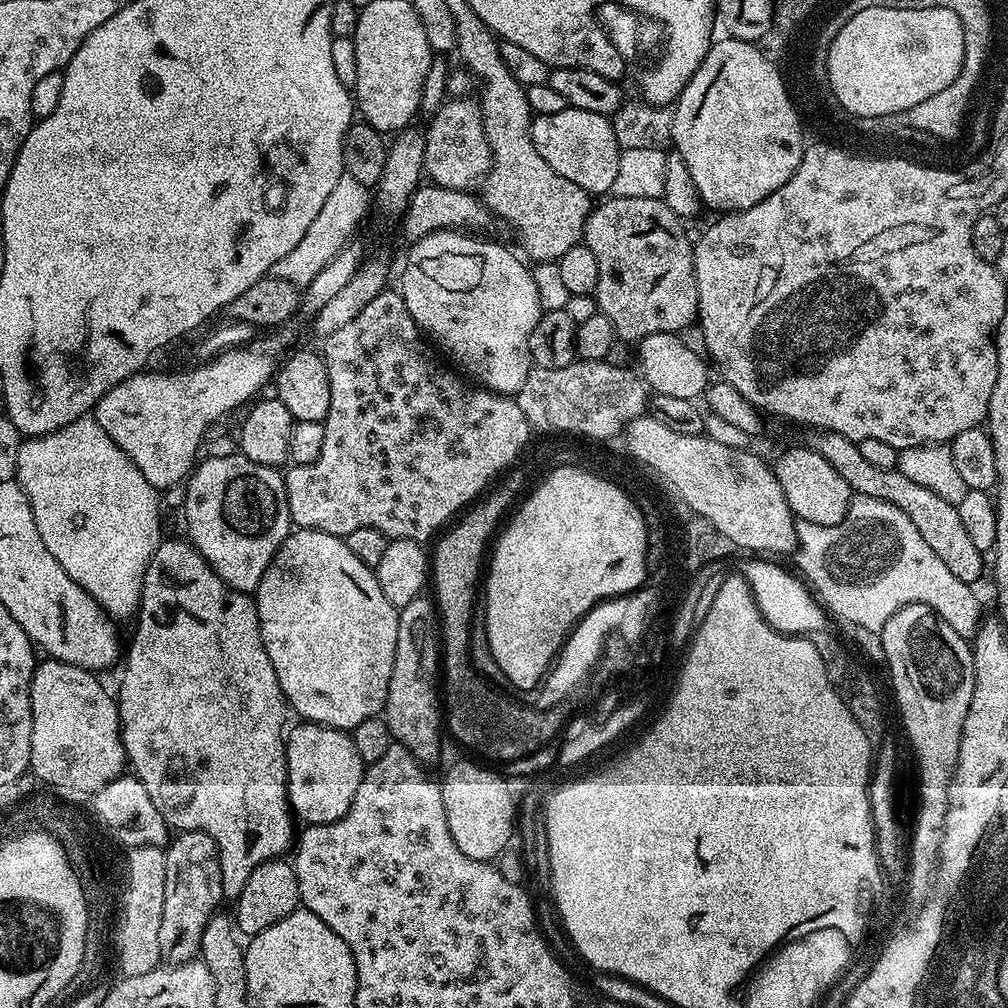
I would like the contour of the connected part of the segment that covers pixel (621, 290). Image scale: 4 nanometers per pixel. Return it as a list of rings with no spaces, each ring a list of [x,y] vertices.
[[[609,195],[601,199],[592,209],[588,216],[588,221],[584,227],[584,239],[582,243],[588,247],[598,258],[598,286],[594,293],[596,297],[596,307],[610,322],[614,322],[614,330],[621,341],[633,340],[639,342],[645,340],[650,334],[662,334],[663,332],[675,332],[684,334],[697,323],[700,311],[698,310],[698,286],[696,285],[696,275],[694,274],[694,258],[692,257],[693,241],[686,238],[684,233],[685,225],[679,216],[670,210],[670,206],[664,204],[663,199],[654,198],[622,198],[621,196]]]

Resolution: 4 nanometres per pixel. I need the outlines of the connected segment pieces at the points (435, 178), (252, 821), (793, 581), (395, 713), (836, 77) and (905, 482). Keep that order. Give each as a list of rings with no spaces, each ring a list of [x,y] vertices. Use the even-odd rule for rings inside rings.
[[[448,98],[437,112],[431,113],[432,120],[424,132],[424,170],[427,179],[440,188],[450,190],[472,190],[483,181],[492,168],[492,152],[484,129],[484,119],[479,103],[468,98]]]
[[[164,538],[154,550],[150,566],[146,566],[144,589],[140,595],[136,622],[136,633],[133,634],[129,644],[127,641],[126,655],[122,660],[124,673],[120,676],[120,696],[118,692],[120,737],[124,743],[127,763],[135,777],[146,786],[146,791],[154,800],[158,811],[170,822],[173,829],[181,833],[201,831],[214,840],[220,852],[221,890],[225,897],[235,898],[239,896],[242,886],[246,886],[246,878],[254,874],[259,864],[283,857],[284,851],[288,847],[289,851],[294,844],[294,832],[292,836],[294,816],[288,802],[288,767],[284,761],[286,701],[278,686],[278,674],[274,674],[274,666],[270,666],[270,654],[266,654],[266,646],[262,646],[256,601],[249,593],[234,590],[229,584],[222,582],[222,578],[218,578],[218,574],[206,562],[203,554],[187,539]]]
[[[750,558],[738,568],[739,573],[747,580],[755,596],[756,604],[772,628],[784,635],[807,635],[814,630],[827,628],[830,621],[824,606],[817,597],[805,586],[805,583],[794,574],[793,576],[774,564],[775,561],[766,562],[764,558]]]
[[[422,594],[399,609],[399,614],[398,646],[382,717],[388,723],[389,734],[395,743],[406,746],[414,758],[429,762],[440,756],[440,728],[442,732],[442,700],[438,695],[438,681],[442,676],[442,641],[438,613],[435,603]]]
[[[875,6],[861,10],[839,30],[828,47],[830,90],[850,115],[878,116],[906,112],[926,98],[934,98],[938,90],[946,90],[964,68],[964,39],[958,14],[945,8],[887,9]]]
[[[817,431],[813,436],[816,437],[810,440],[812,449],[822,454],[822,458],[830,462],[830,466],[834,466],[835,472],[846,482],[846,486],[850,486],[853,494],[897,504],[906,514],[906,518],[910,518],[910,522],[918,526],[918,534],[922,534],[926,546],[930,546],[930,550],[934,550],[934,554],[942,558],[942,562],[950,569],[950,574],[954,574],[954,578],[972,586],[983,572],[985,575],[985,553],[980,552],[978,546],[974,546],[972,539],[966,535],[966,530],[962,527],[962,518],[959,517],[953,501],[948,501],[937,489],[924,488],[918,482],[906,478],[906,474],[902,474],[896,468],[883,468],[866,462],[866,458],[862,458],[860,453],[859,443],[855,440],[842,438],[842,434],[833,432]]]

